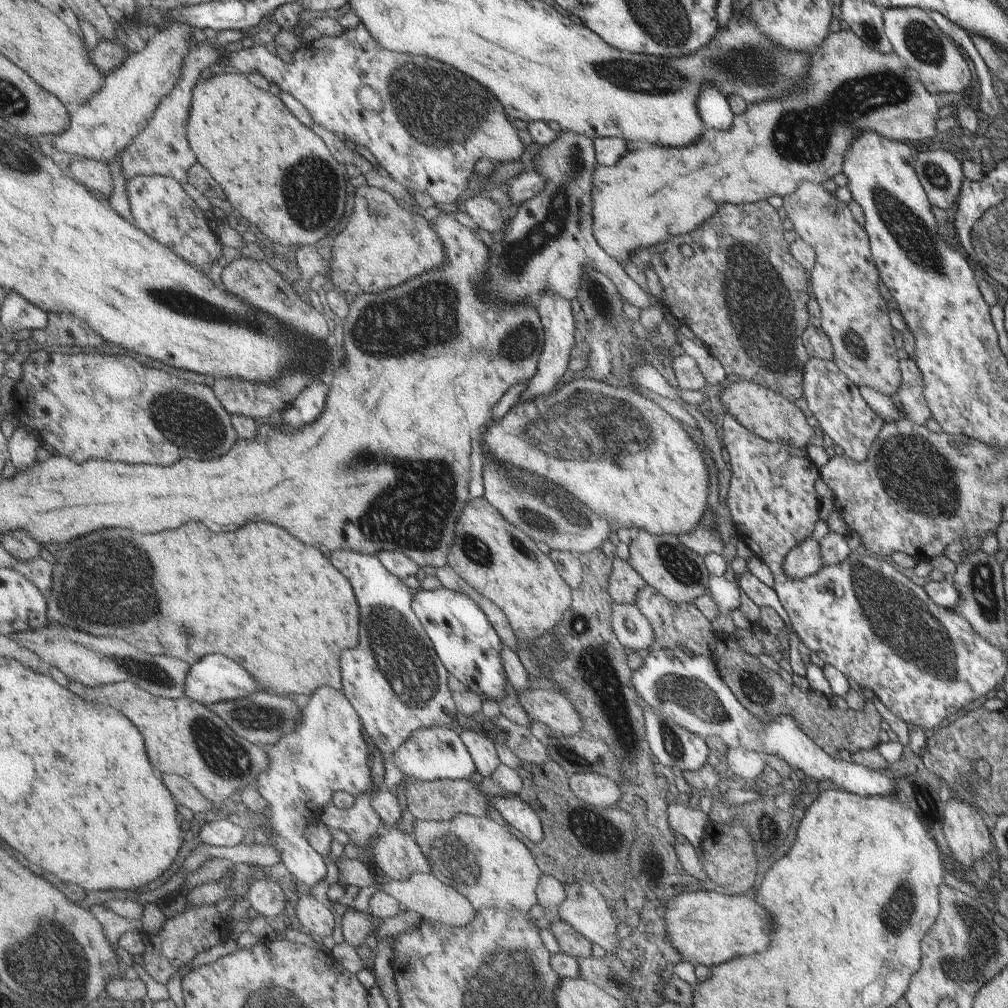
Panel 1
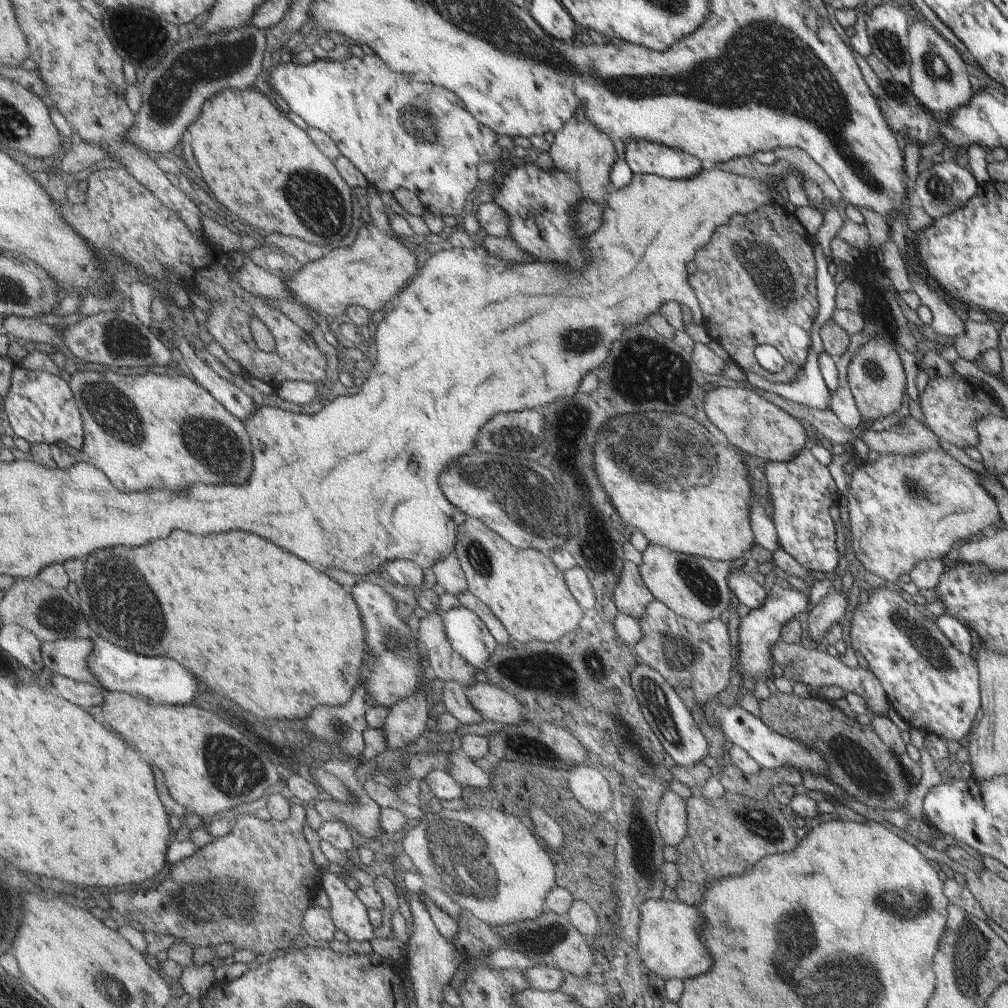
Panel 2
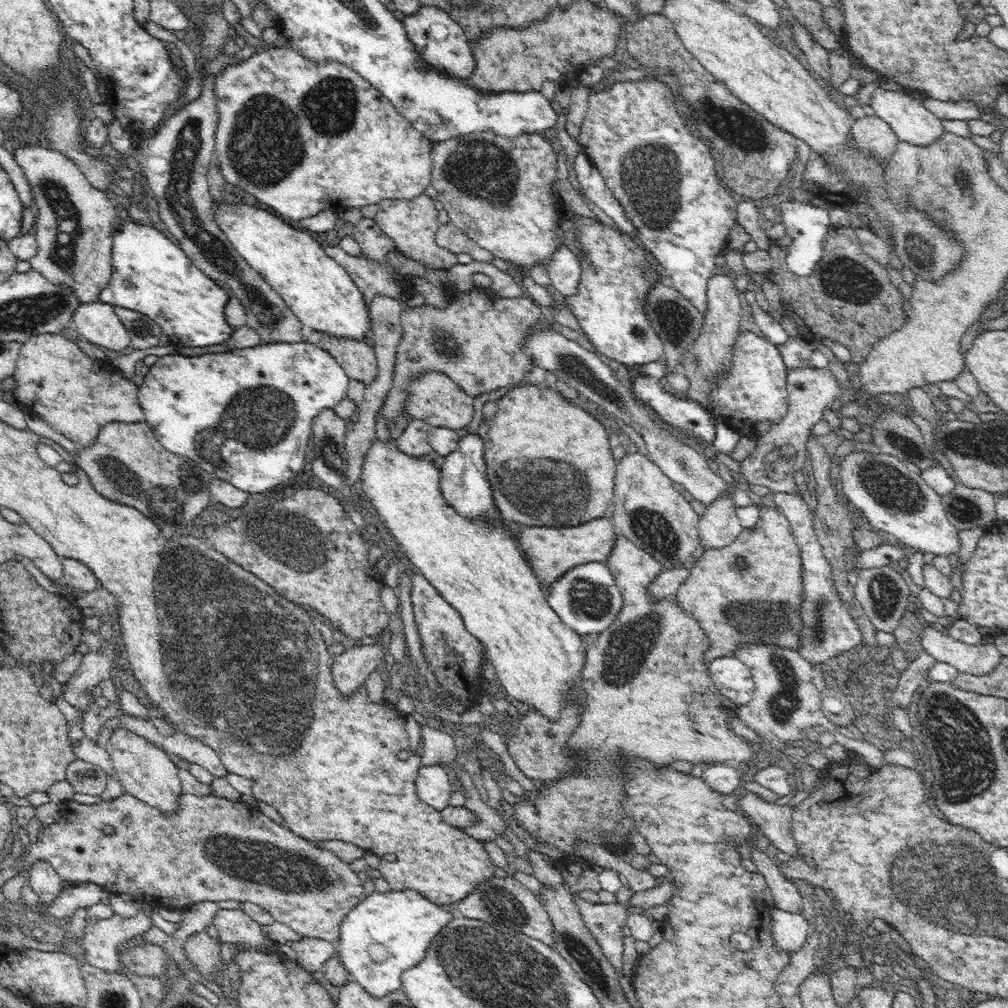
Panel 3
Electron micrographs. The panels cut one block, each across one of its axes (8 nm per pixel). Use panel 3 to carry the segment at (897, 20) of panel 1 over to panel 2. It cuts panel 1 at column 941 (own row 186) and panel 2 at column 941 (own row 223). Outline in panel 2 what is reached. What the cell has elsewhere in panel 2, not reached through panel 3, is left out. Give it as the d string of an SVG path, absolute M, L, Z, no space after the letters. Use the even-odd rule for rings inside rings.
M915 20L907 28L907 50L910 58L910 90L922 106L930 112L946 112L965 106L973 91L967 82L965 64L959 54L931 28L926 20Z

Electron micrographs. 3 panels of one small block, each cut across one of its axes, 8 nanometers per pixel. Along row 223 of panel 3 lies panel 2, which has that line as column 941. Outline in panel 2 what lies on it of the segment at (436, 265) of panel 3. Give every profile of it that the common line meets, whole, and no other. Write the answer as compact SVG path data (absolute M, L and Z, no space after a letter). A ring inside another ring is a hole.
M930 378L919 396L919 409L923 413L924 424L931 433L959 449L975 447L977 438L973 429L974 421L987 413L1006 417L997 402L971 380L950 378Z

